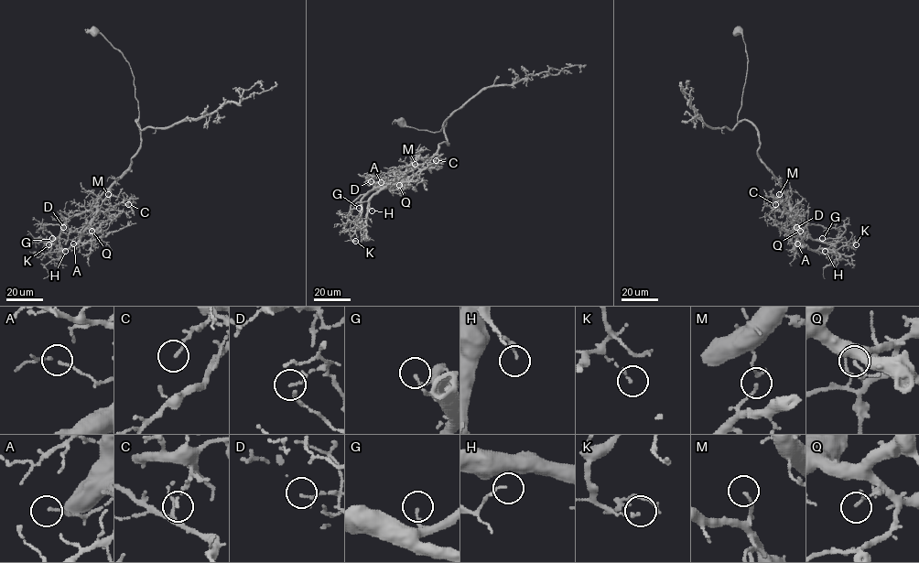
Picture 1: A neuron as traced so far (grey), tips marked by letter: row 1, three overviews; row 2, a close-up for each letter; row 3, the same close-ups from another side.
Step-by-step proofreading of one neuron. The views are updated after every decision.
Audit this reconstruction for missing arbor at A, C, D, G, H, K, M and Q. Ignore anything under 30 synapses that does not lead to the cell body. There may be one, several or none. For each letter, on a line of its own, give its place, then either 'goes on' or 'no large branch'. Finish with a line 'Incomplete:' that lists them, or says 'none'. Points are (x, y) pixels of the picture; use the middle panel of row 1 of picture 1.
A: place (381, 182); no large branch
C: place (436, 160); no large branch
D: place (371, 181); no large branch
G: place (359, 208); no large branch
H: place (372, 211); no large branch
K: place (355, 241); no large branch
M: place (415, 164); no large branch
Q: place (399, 185); no large branch
Incomplete: none

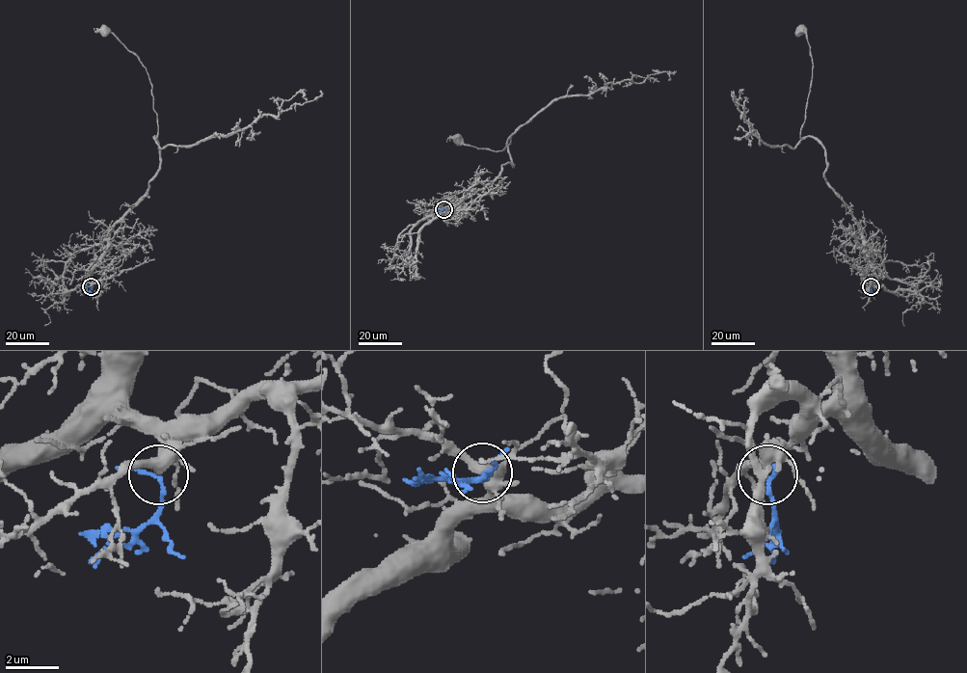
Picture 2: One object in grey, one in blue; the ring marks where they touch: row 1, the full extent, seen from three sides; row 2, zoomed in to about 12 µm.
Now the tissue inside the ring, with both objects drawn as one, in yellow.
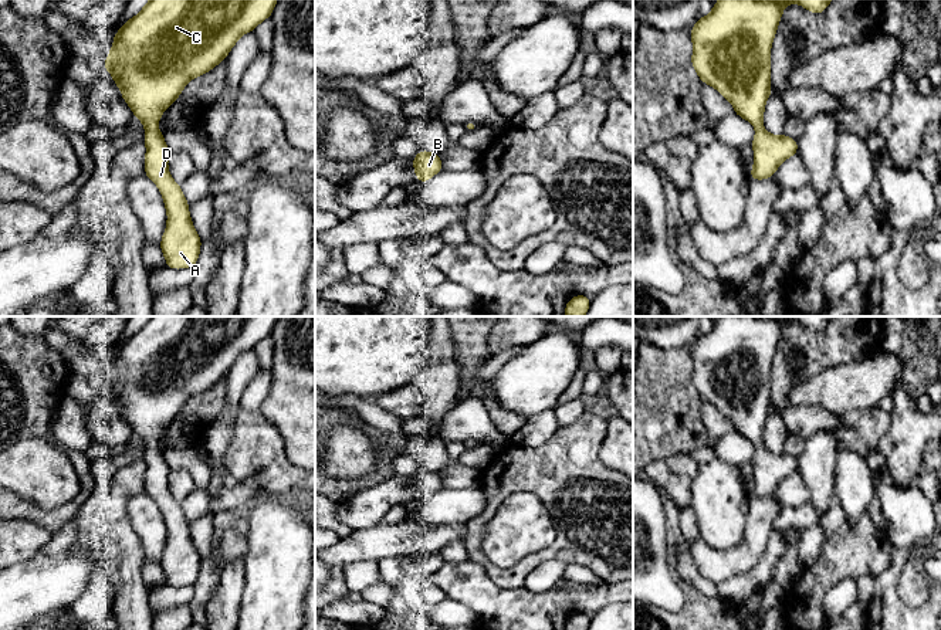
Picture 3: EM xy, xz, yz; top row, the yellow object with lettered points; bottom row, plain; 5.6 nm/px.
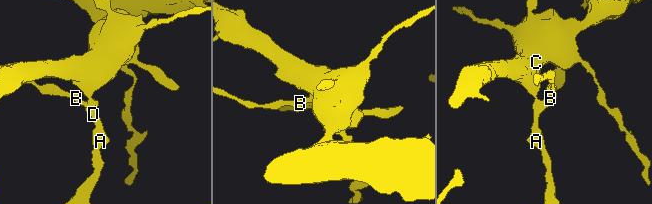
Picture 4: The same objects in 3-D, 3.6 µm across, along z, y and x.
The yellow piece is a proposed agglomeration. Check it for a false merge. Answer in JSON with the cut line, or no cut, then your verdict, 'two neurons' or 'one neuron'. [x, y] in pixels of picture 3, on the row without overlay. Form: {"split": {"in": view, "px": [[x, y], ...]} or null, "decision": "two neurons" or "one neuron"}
{"split": null, "decision": "one neuron"}

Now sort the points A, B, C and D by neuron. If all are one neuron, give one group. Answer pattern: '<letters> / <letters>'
A B C D

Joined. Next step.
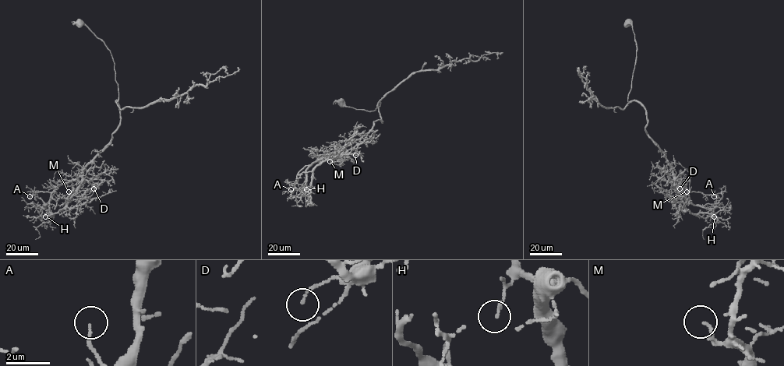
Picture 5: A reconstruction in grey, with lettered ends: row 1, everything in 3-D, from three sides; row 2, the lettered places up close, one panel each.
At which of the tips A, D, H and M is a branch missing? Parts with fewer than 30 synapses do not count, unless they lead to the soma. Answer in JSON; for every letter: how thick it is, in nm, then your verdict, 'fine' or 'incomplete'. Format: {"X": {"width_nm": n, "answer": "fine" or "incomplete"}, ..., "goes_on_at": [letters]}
{"A": {"width_nm": 140, "answer": "incomplete"}, "D": {"width_nm": 120, "answer": "fine"}, "H": {"width_nm": 130, "answer": "fine"}, "M": {"width_nm": 120, "answer": "fine"}, "goes_on_at": ["A"]}

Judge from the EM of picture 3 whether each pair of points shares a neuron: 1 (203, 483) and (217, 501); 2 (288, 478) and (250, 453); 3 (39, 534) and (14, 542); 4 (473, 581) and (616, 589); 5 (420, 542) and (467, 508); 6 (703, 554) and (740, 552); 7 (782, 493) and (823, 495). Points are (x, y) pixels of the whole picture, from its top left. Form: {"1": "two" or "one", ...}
{"1": "one", "2": "one", "3": "one", "4": "one", "5": "two", "6": "one", "7": "two"}

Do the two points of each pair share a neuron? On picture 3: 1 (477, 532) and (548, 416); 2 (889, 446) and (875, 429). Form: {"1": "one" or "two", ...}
{"1": "two", "2": "two"}

